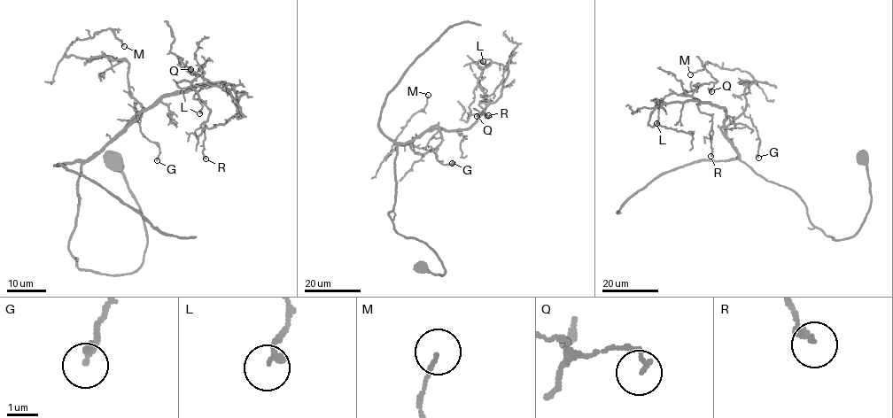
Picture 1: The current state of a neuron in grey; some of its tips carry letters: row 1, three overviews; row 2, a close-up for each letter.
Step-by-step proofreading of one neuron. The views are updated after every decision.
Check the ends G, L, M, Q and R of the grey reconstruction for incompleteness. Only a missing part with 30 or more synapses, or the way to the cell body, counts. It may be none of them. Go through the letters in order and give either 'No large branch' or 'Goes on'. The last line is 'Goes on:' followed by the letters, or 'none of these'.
G: No large branch
L: No large branch
M: No large branch
Q: No large branch
R: No large branch
Goes on: none of these

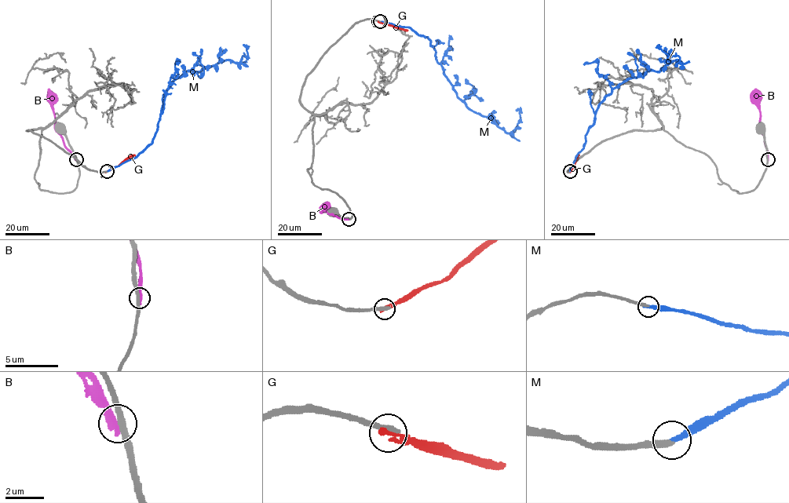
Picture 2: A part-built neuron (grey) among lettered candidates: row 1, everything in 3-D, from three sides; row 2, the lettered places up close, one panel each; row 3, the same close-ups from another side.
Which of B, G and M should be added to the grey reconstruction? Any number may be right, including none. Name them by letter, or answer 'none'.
M

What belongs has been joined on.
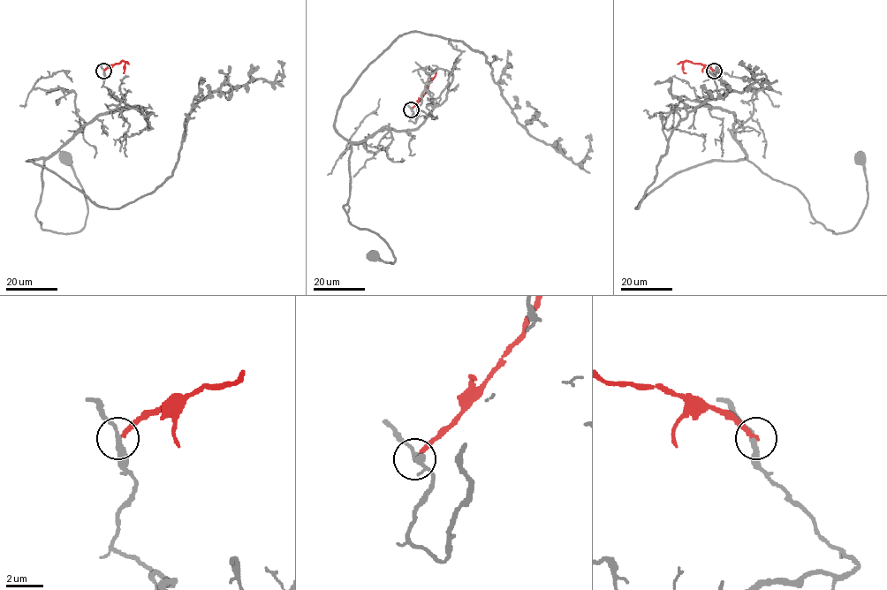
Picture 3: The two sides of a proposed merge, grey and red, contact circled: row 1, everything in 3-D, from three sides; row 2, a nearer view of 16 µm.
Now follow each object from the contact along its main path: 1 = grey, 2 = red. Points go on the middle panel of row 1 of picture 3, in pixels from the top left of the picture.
1: (411, 109), (415, 123), (424, 90), (435, 105), (417, 128), (352, 144), (344, 210), (395, 260), (372, 255)
2: (411, 109), (430, 81)

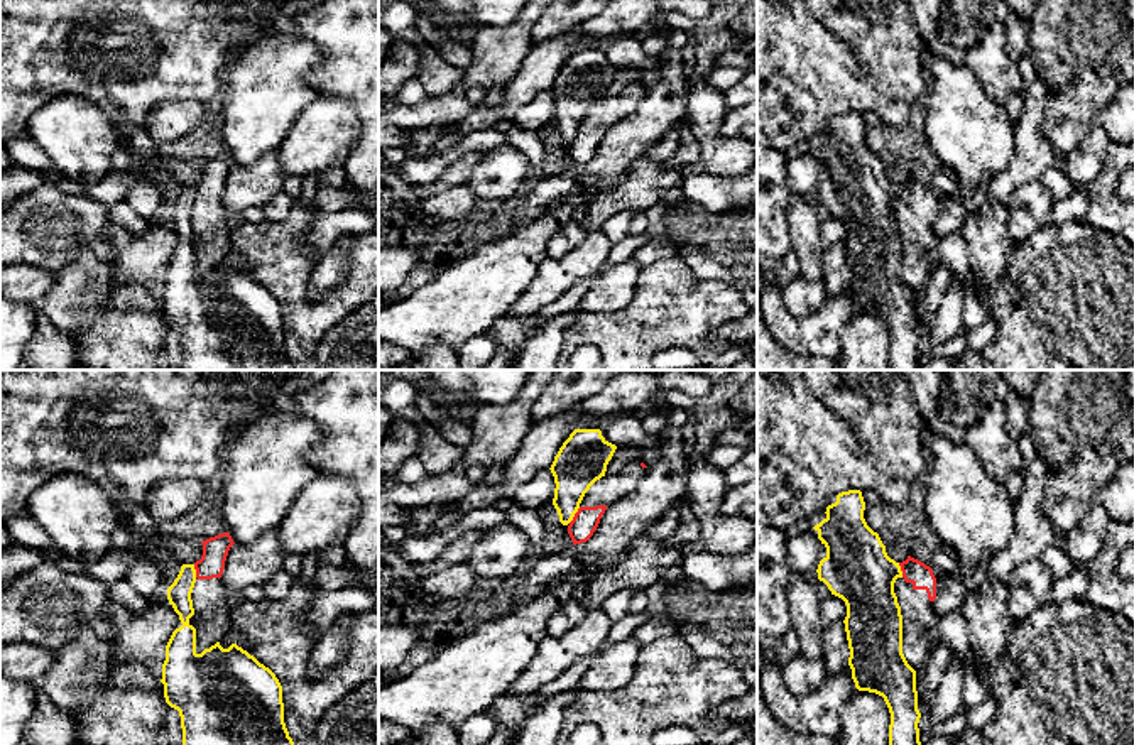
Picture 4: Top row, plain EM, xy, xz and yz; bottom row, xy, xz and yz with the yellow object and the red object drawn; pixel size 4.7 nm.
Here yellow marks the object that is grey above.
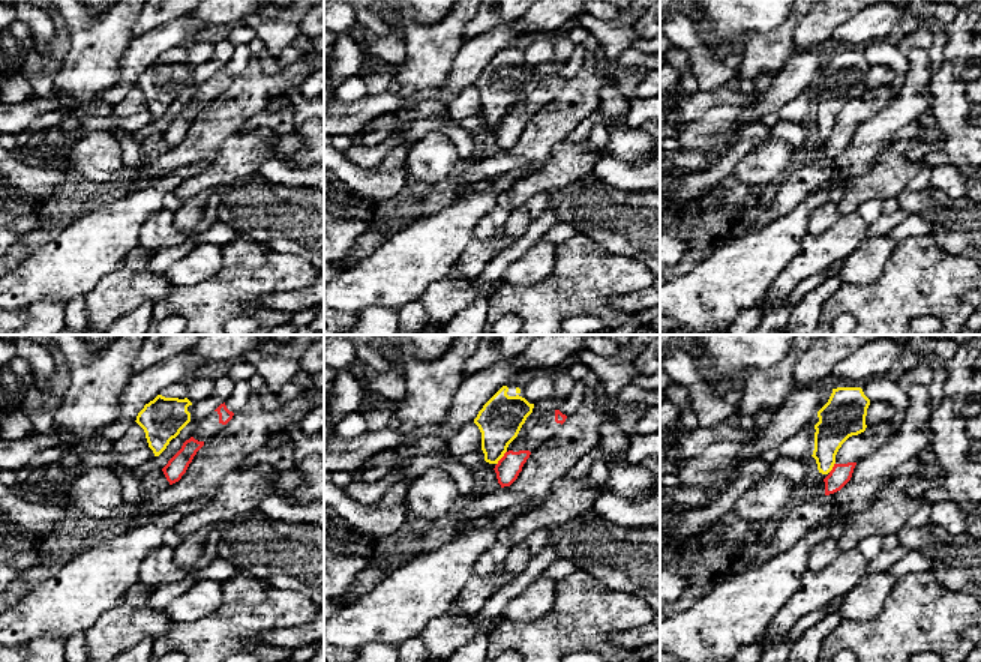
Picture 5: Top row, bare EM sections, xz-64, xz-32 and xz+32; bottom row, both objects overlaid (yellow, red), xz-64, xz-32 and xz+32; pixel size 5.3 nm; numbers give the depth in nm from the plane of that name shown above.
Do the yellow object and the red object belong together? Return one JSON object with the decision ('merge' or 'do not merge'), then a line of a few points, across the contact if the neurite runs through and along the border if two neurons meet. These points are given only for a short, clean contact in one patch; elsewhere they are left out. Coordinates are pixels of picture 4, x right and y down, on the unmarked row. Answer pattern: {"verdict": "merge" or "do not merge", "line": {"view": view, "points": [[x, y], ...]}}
{"verdict": "do not merge", "line": {"view": "xz", "points": [[580, 129], [568, 144]]}}

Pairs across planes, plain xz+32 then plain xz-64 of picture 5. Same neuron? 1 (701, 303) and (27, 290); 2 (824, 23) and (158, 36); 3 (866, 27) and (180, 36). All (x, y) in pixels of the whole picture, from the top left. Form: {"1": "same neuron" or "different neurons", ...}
{"1": "same neuron", "2": "different neurons", "3": "different neurons"}

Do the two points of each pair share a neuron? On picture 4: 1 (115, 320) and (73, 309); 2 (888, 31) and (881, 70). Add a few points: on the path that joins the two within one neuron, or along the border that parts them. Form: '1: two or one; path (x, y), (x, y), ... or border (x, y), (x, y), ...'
1: two; border (119, 282), (97, 316), (71, 335)
2: one; path (877, 41), (872, 46), (872, 59)

